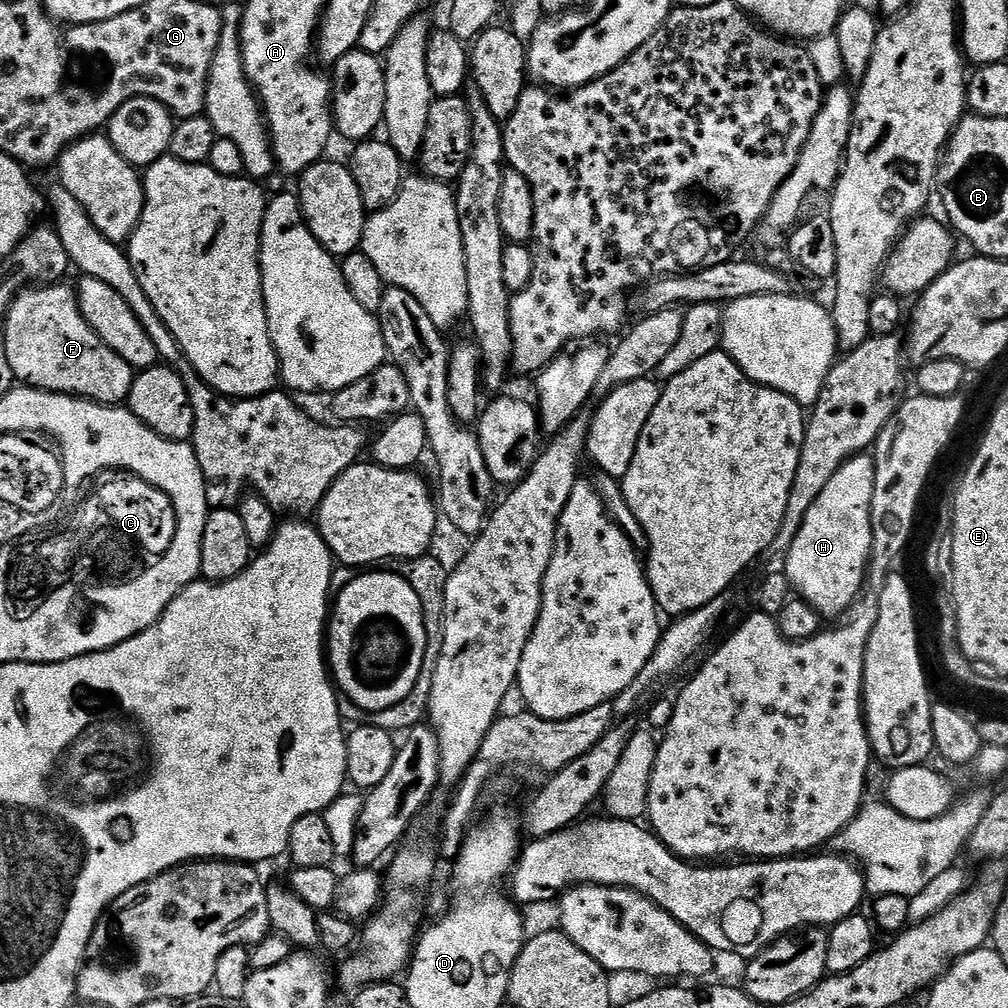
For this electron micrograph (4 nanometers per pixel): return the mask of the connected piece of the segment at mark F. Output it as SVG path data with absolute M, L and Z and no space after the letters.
M57 282L43 286L29 286L16 293L8 306L8 314L3 317L4 344L2 350L6 354L6 362L12 371L13 381L21 385L37 388L43 392L57 392L63 396L79 396L81 400L92 400L96 404L120 406L127 401L134 370L98 334L80 312L80 301L76 298L76 288L68 282Z

